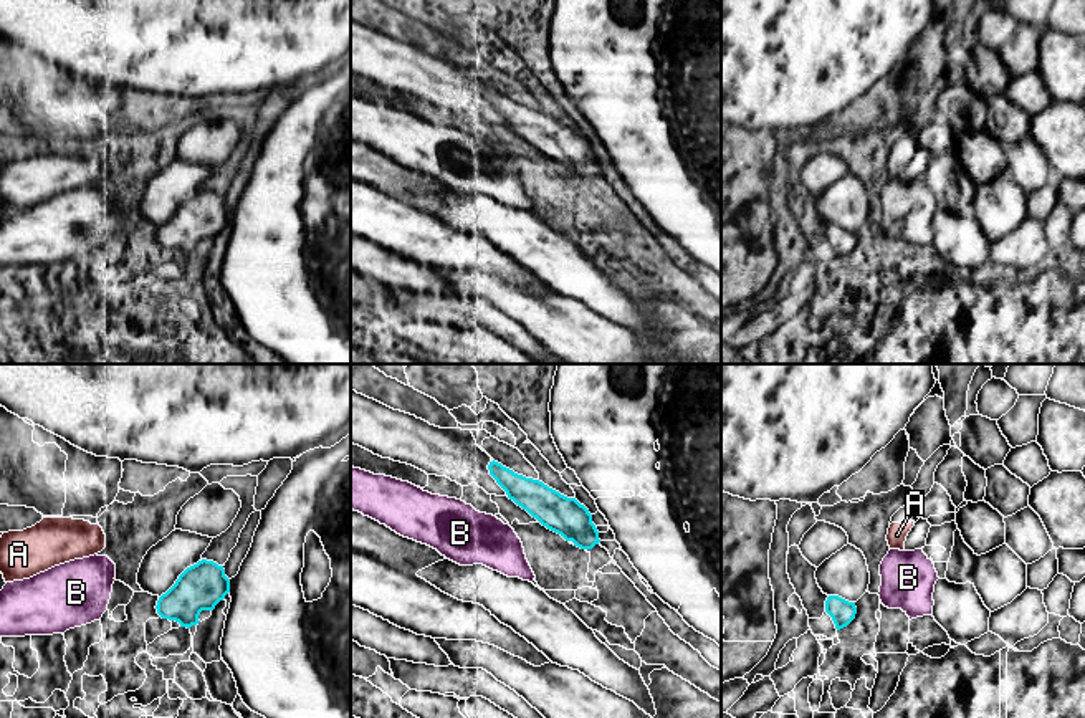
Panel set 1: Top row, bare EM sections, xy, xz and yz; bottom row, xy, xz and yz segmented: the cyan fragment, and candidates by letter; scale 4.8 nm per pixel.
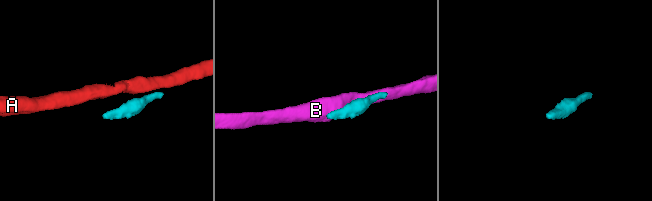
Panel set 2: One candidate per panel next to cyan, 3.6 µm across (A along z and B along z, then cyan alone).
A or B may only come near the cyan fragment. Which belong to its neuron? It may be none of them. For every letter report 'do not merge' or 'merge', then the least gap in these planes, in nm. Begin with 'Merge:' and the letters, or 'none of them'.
Merge: none of them
A: do not merge | 320 nm
B: do not merge | 110 nm

